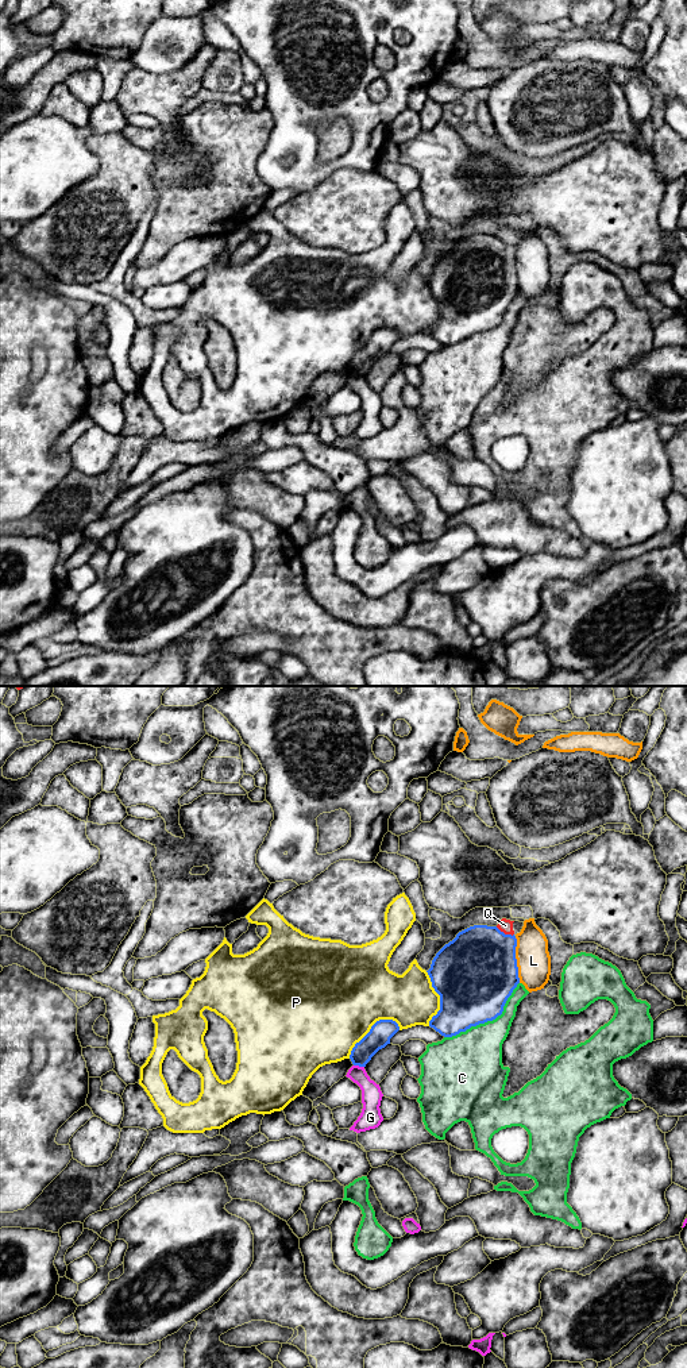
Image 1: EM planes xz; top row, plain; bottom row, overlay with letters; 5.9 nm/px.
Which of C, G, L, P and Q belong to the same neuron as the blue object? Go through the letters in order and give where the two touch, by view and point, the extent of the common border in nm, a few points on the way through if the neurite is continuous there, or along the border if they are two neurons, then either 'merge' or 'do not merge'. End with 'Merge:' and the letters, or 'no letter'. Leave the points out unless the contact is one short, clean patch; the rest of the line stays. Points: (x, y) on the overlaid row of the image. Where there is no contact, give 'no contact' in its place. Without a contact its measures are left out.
C: contact xz (487, 1020); length 550 nm; do not merge
G: contact xz (359, 1066); length 70 nm; border xz (354, 1064), (363, 1067); do not merge
L: contact xz (516, 959); length 280 nm; do not merge
P: contact xz (370, 1029); length 360 nm; do not merge
Q: contact xz (504, 933); length 120 nm; do not merge
Merge: no letter

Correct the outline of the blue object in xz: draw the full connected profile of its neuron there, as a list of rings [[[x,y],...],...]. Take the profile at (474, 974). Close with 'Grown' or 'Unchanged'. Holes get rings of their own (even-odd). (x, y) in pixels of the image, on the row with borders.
[[[474,925],[456,935],[427,971],[440,995],[440,1010],[429,1021],[444,1037],[495,1020],[520,983],[517,939],[497,926]]]. Unchanged

